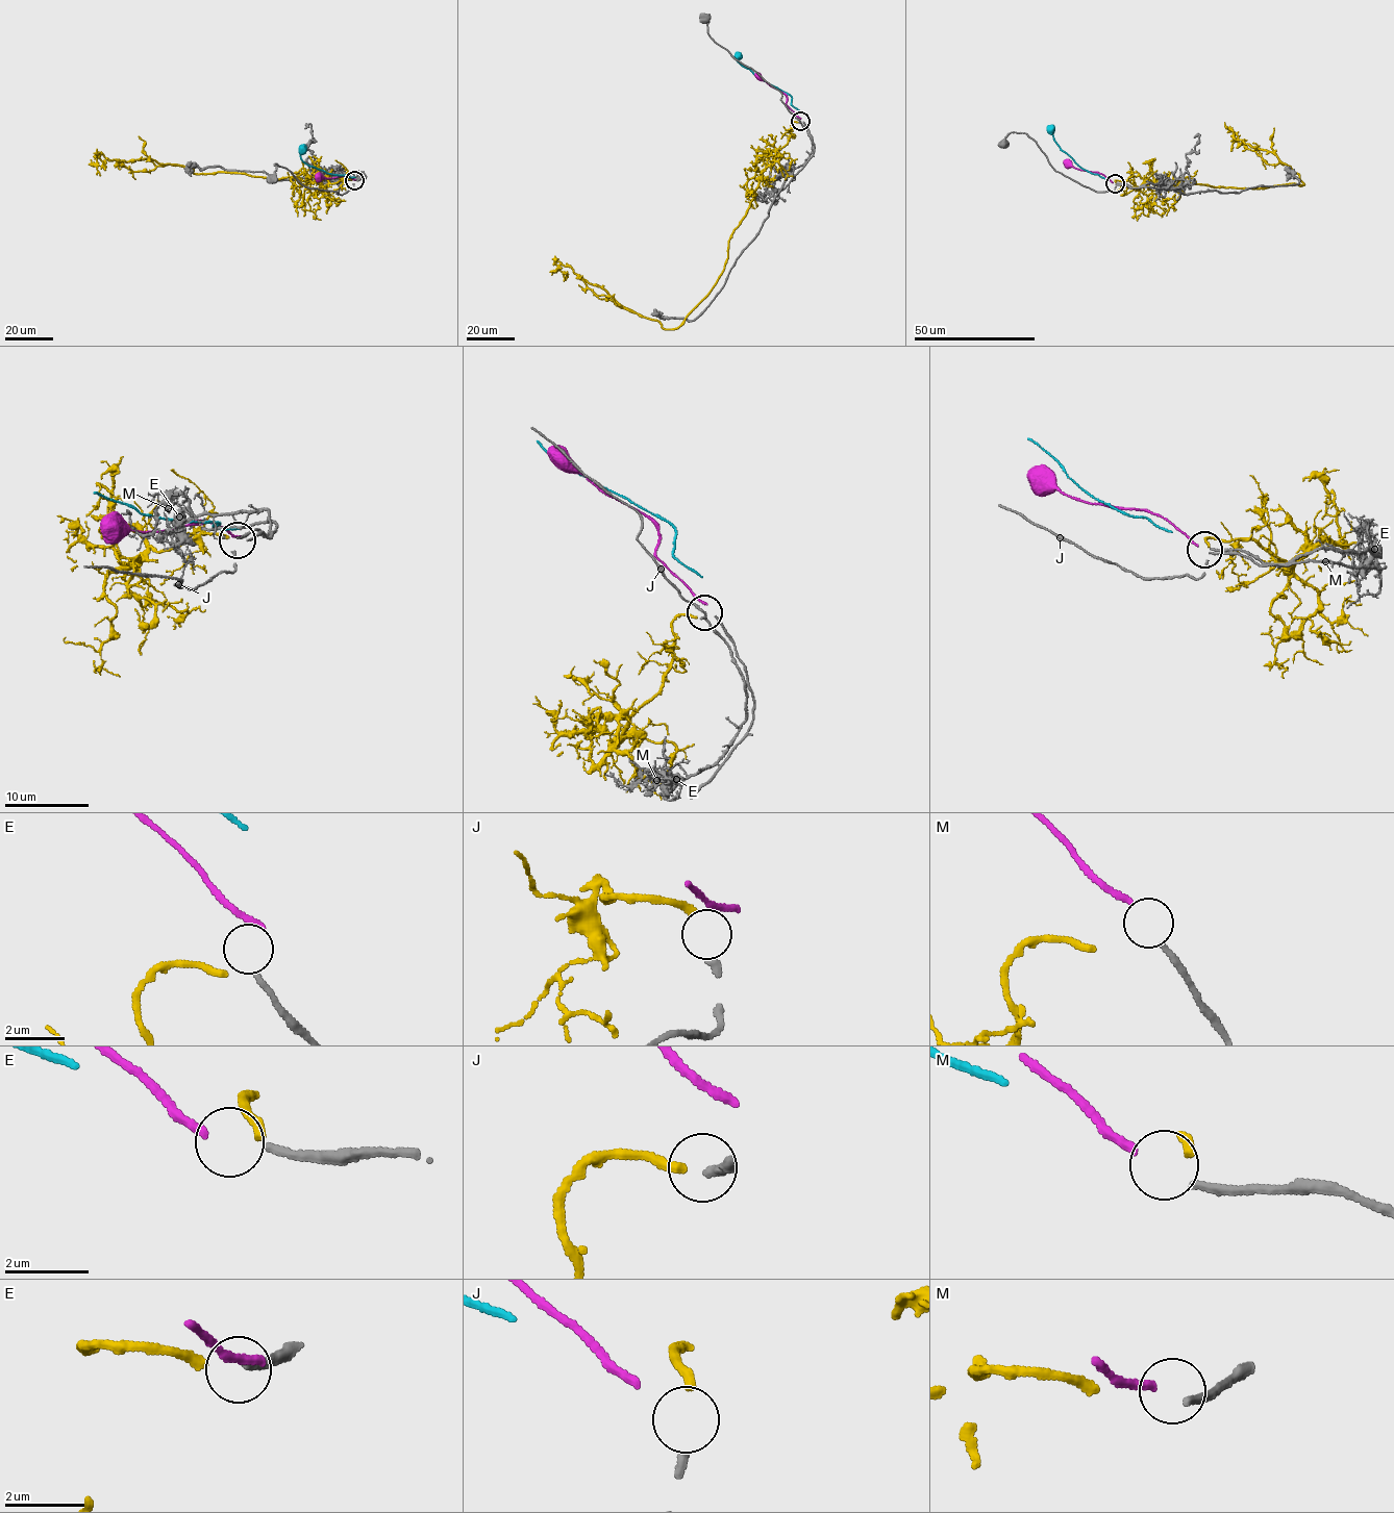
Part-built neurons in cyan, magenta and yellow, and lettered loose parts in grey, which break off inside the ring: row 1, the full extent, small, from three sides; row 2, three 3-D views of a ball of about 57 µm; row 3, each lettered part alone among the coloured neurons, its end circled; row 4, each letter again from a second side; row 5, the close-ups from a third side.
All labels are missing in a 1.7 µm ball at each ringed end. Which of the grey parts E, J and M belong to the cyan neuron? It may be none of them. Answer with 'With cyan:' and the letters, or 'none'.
With cyan: none

